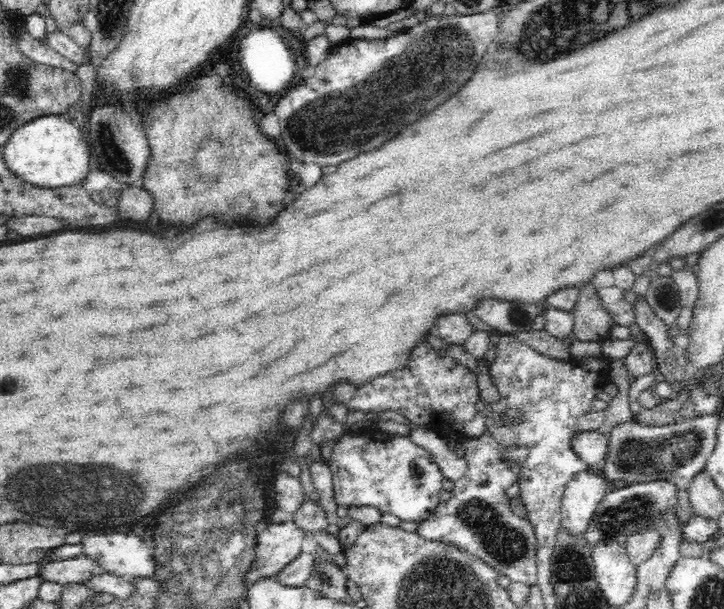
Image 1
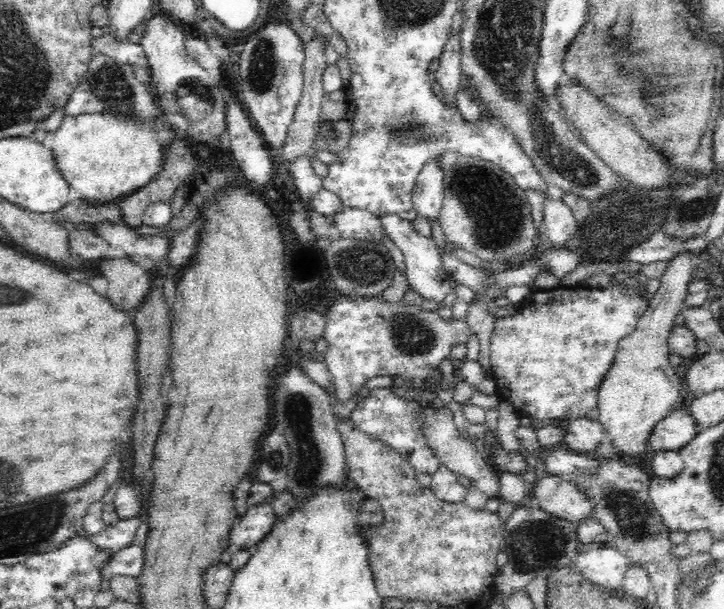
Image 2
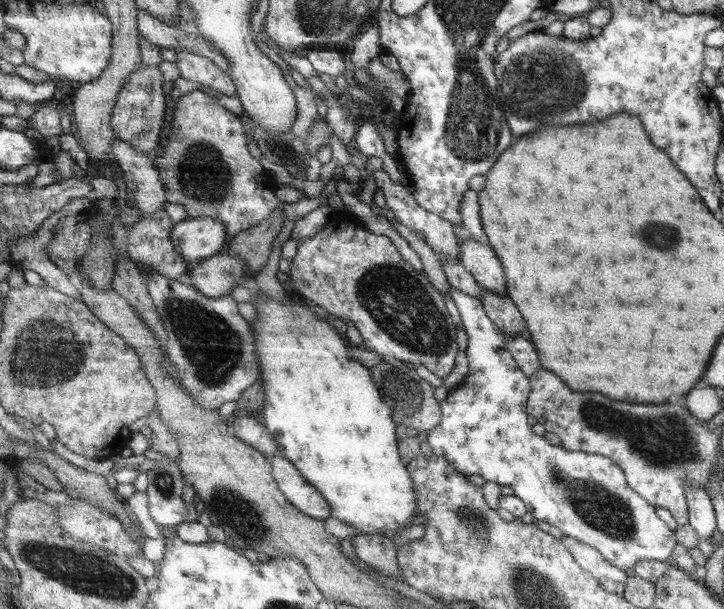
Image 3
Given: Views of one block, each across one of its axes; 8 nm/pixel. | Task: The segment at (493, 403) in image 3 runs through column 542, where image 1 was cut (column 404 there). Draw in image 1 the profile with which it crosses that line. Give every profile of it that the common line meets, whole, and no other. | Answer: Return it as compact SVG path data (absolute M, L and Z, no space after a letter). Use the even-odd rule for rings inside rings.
M374 425L368 434L344 434L333 446L330 469L332 469L334 499L338 506L373 506L383 514L394 514L402 521L420 522L438 506L440 492L444 490L444 475L436 464L433 454L410 440L409 436L390 433L383 425Z

